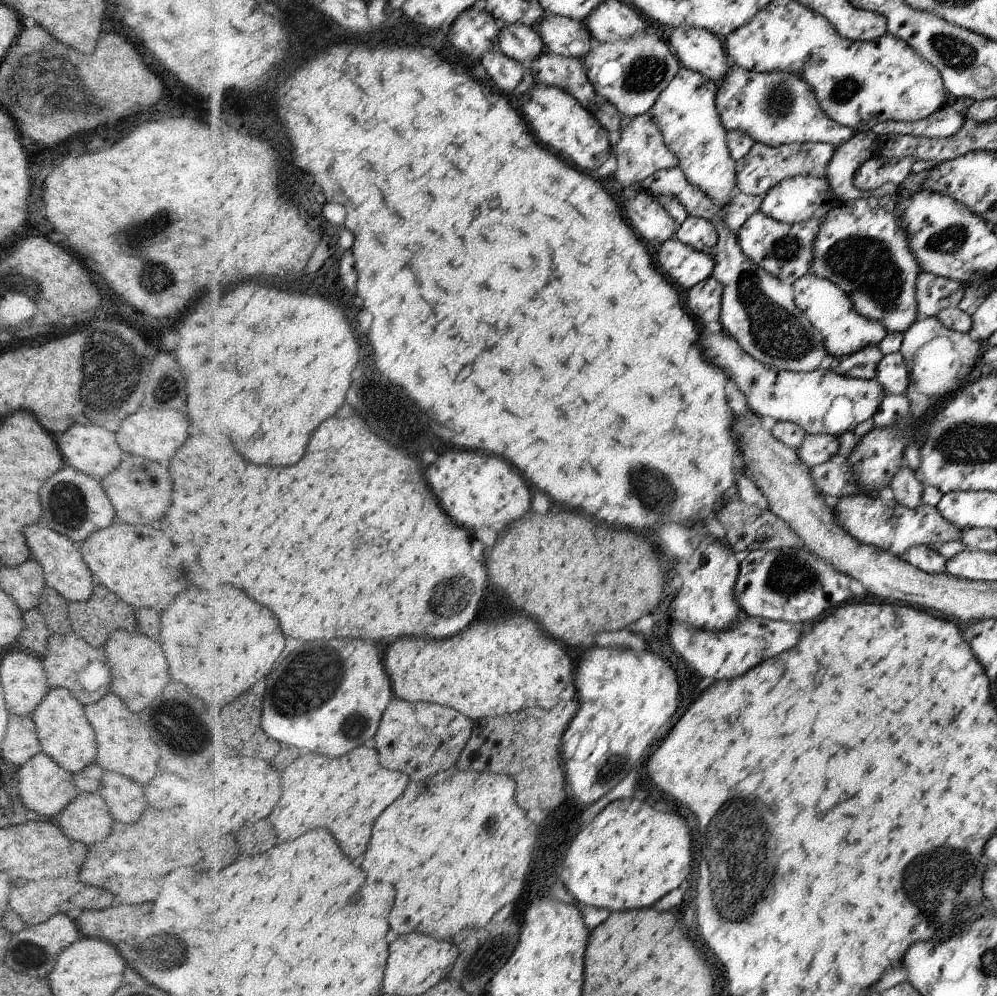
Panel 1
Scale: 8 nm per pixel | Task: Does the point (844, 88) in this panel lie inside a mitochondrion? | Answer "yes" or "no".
yes

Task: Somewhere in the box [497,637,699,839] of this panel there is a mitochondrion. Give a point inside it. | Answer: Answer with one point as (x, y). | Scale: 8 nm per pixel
(613, 764)

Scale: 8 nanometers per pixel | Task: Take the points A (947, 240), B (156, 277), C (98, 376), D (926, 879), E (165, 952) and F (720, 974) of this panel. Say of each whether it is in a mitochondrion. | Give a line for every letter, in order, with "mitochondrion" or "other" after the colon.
A: mitochondrion
B: mitochondrion
C: mitochondrion
D: mitochondrion
E: mitochondrion
F: other

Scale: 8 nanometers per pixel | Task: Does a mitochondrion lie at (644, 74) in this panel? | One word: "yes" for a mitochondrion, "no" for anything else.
yes

